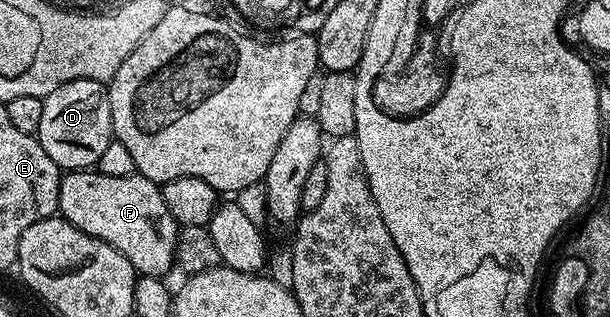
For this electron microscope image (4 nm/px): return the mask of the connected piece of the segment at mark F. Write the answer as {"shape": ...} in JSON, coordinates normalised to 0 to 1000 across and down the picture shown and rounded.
{"shape":[[[111,539],[98,562],[95,672],[141,741],[180,767],[223,849],[231,874],[267,877],[289,833],[289,767],[297,713],[290,710],[279,653],[272,653],[264,587],[228,552],[187,565],[156,539]]]}

